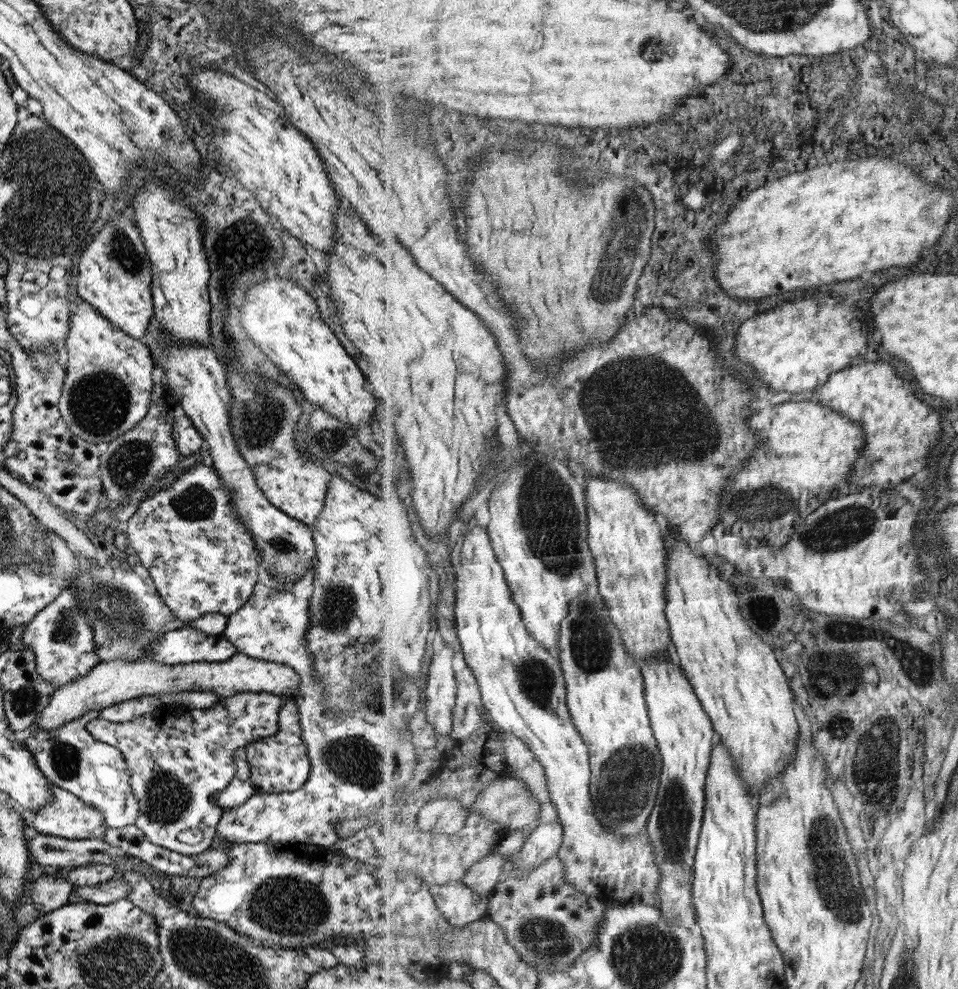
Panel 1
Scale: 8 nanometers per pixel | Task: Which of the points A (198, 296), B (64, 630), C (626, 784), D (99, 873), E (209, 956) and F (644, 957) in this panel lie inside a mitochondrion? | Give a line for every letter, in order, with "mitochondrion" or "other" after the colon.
A: other
B: mitochondrion
C: mitochondrion
D: other
E: mitochondrion
F: mitochondrion

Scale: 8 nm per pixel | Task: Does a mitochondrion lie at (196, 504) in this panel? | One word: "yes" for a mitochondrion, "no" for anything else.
yes

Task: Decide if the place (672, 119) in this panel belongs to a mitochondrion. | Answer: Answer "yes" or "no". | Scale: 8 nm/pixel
no

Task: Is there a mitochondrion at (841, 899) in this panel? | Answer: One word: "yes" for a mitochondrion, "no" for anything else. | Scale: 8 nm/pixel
yes

